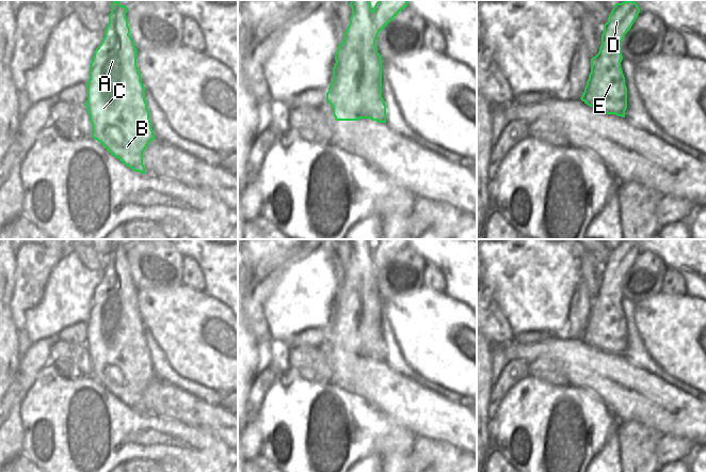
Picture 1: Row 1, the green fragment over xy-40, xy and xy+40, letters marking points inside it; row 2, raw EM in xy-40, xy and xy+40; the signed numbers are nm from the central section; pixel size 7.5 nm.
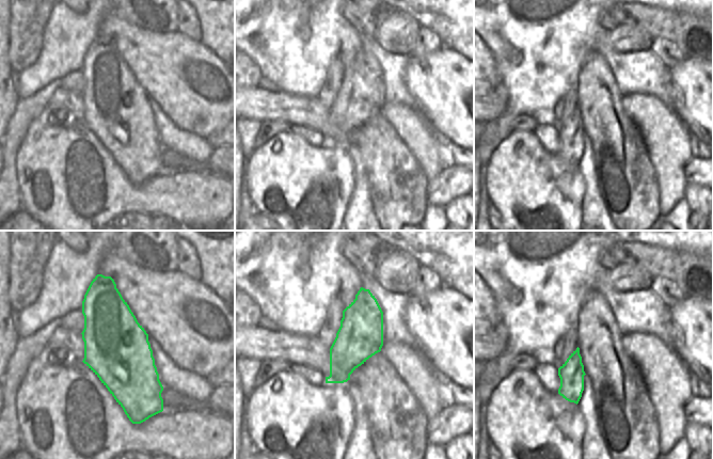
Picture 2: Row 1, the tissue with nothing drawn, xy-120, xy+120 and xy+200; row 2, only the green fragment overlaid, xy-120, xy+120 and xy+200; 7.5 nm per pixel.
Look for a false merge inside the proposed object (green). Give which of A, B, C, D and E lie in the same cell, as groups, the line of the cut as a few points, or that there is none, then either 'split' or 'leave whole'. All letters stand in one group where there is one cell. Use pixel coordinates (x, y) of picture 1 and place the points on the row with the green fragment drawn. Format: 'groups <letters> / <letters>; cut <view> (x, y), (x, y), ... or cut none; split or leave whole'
groups A B C / D E; cut xy (371, 11), (358, 48), (364, 60), (376, 52), (381, 87); split

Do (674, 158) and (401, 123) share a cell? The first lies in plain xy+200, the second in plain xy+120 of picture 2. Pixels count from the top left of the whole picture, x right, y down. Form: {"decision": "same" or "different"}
{"decision": "same"}

